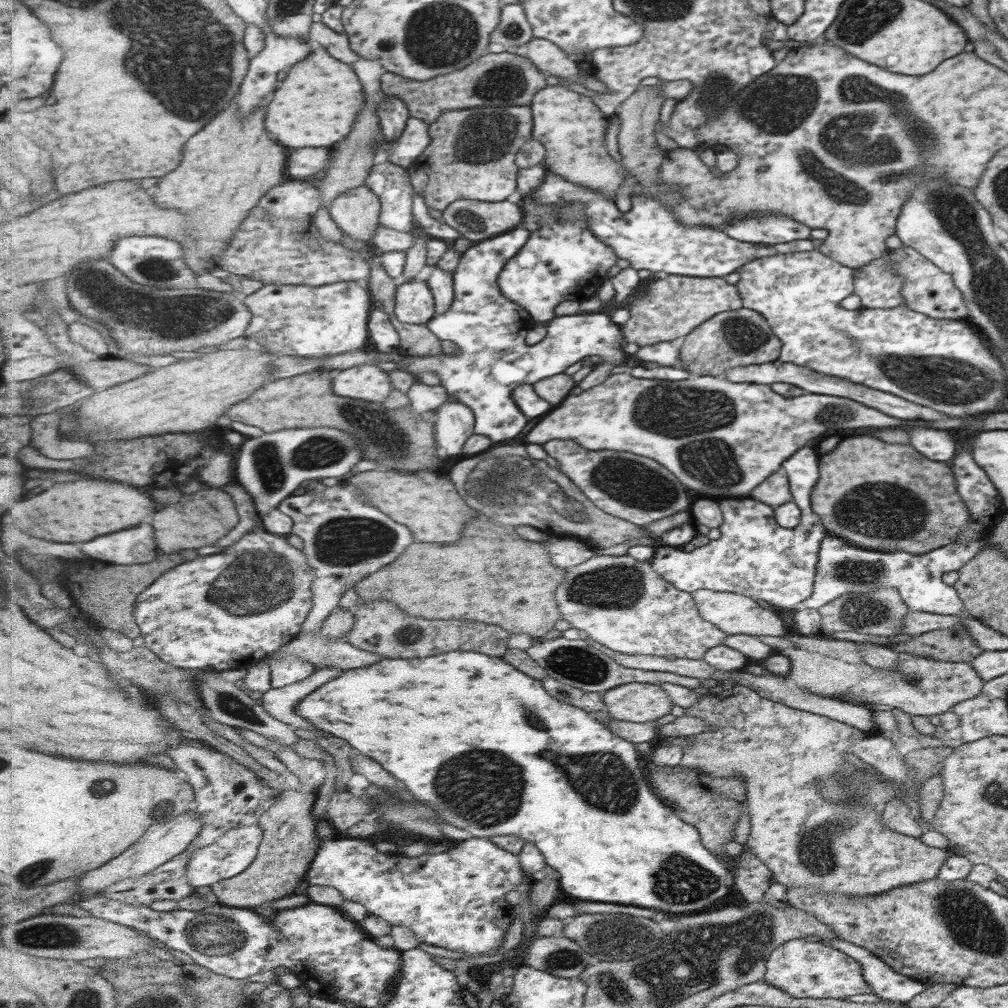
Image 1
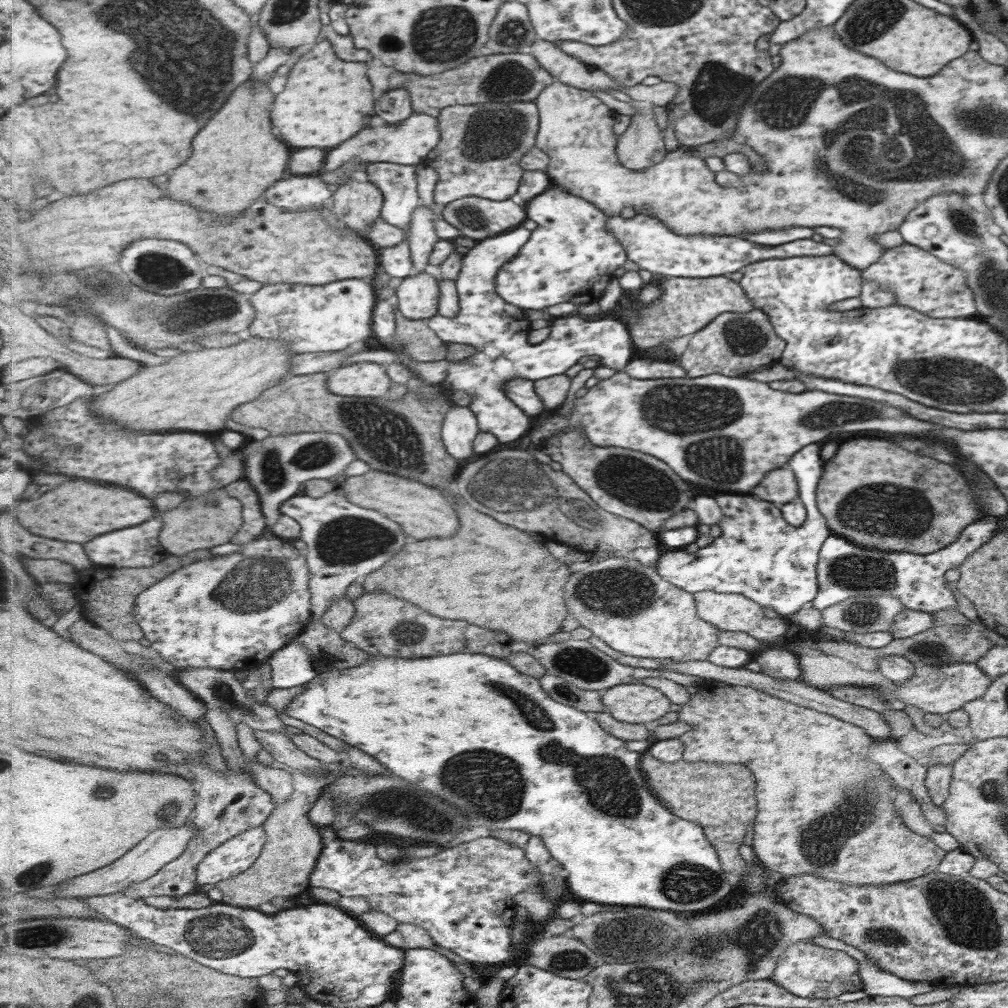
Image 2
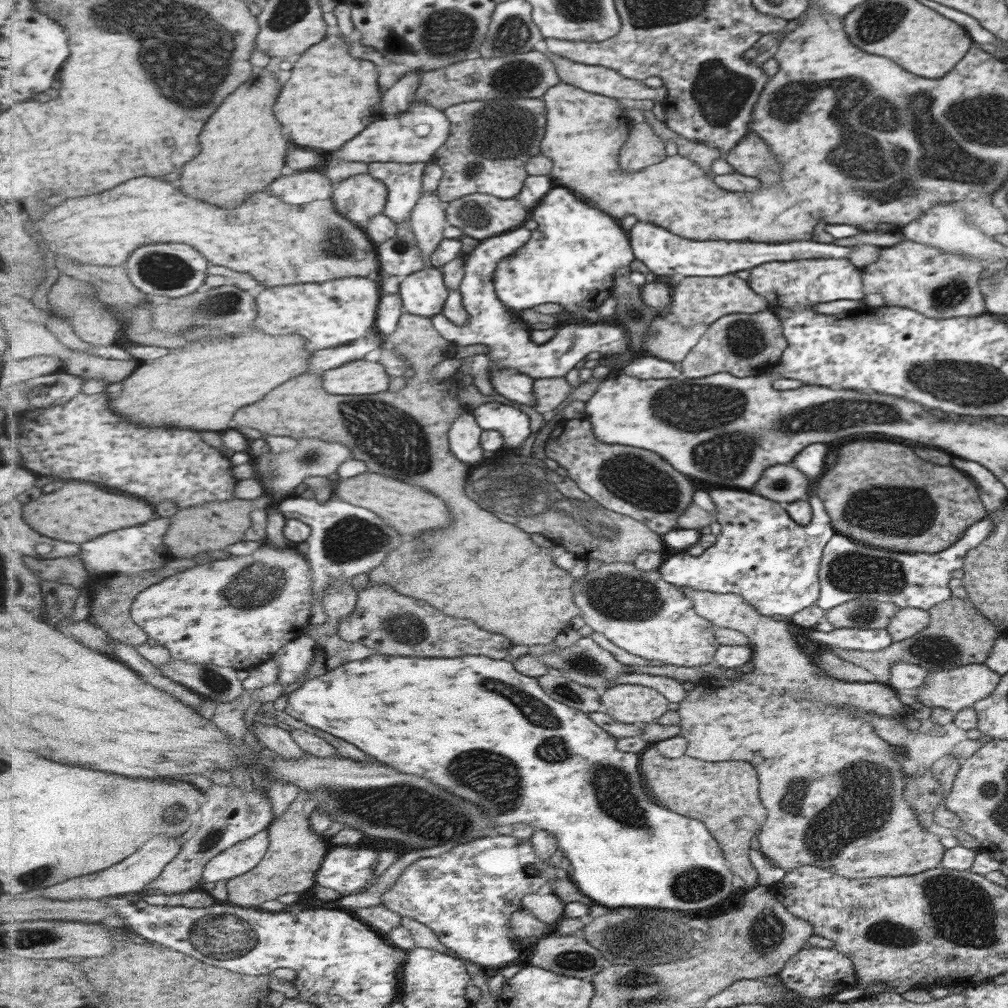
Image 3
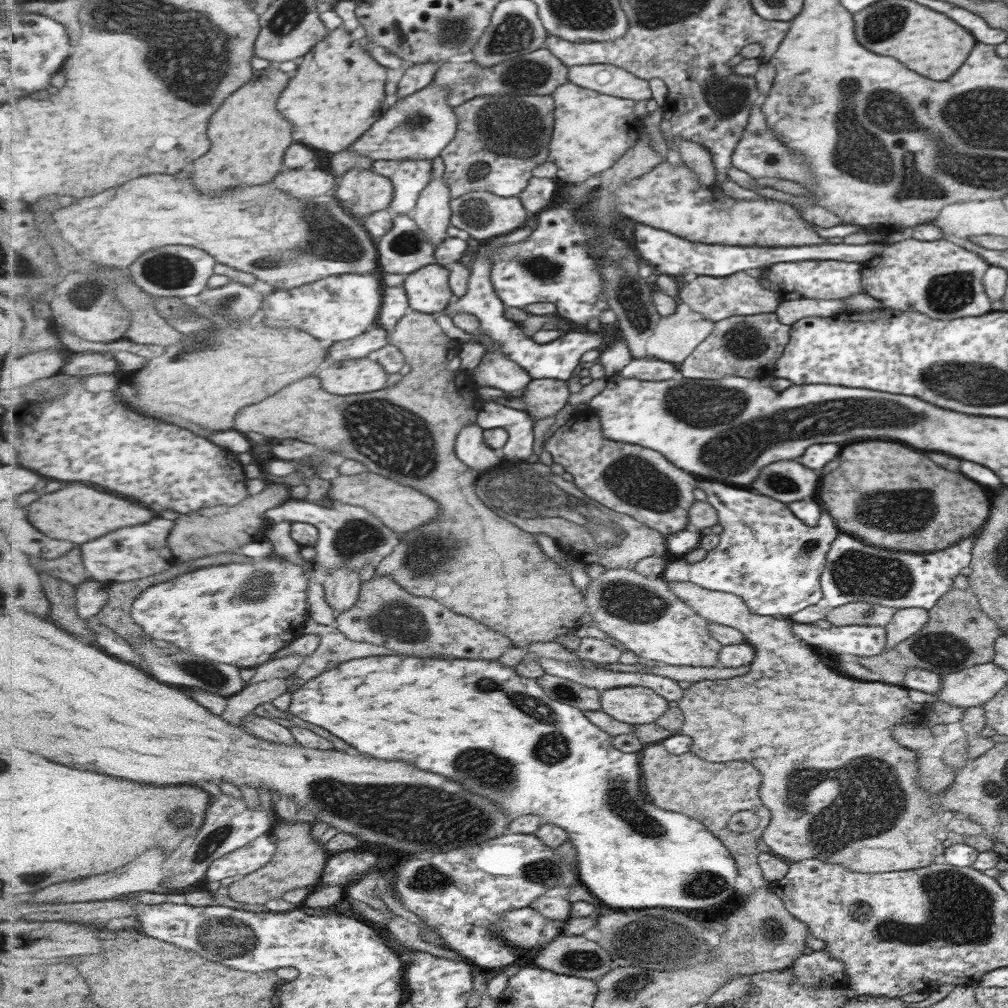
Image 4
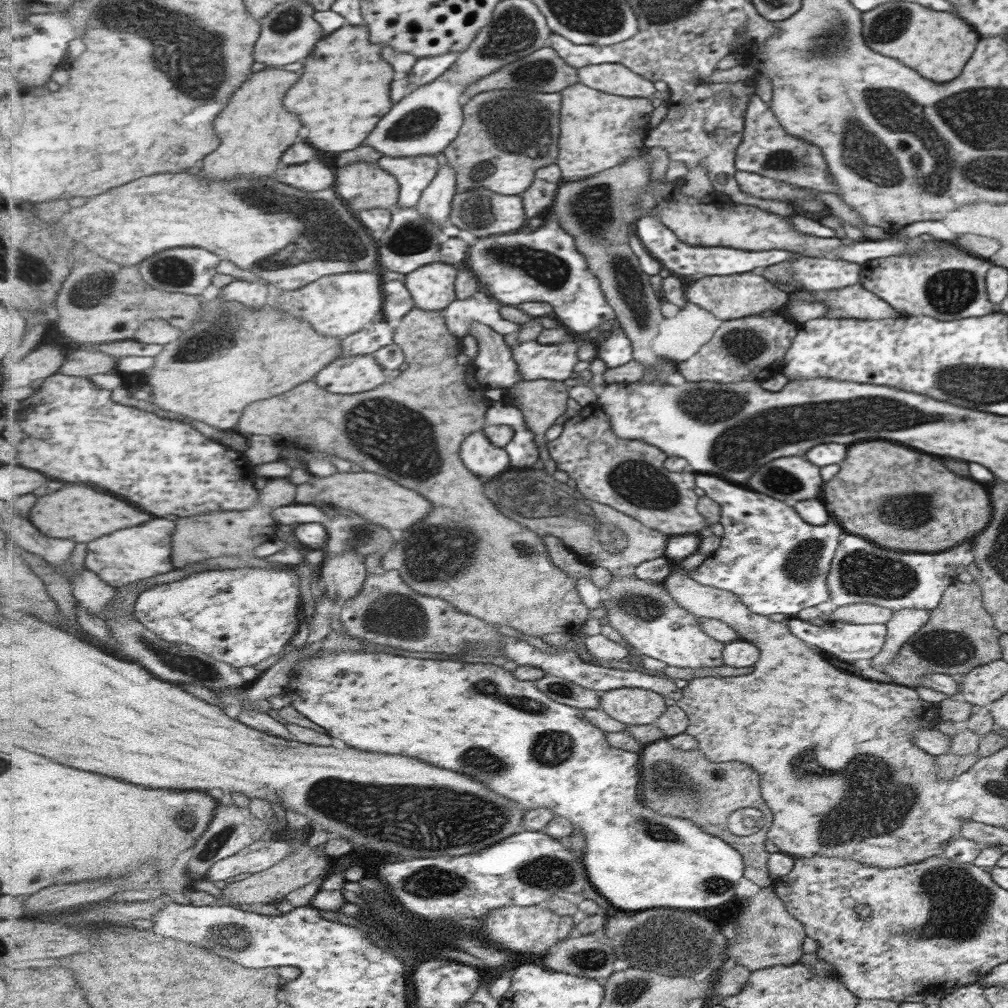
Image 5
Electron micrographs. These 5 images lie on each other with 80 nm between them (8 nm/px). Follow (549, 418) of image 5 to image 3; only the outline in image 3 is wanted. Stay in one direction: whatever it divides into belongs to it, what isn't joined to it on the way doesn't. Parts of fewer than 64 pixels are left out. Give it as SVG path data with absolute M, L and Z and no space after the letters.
M565 376L559 378L536 379L534 382L534 393L536 396L535 410L545 414L551 410L557 410L573 392L573 387L567 384Z

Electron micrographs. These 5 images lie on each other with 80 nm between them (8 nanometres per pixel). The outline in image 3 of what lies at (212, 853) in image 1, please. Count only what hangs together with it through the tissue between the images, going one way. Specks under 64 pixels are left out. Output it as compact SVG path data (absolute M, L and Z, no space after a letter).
M265 829L213 857L203 873L203 882L219 882L247 874L259 866L270 850L270 832Z

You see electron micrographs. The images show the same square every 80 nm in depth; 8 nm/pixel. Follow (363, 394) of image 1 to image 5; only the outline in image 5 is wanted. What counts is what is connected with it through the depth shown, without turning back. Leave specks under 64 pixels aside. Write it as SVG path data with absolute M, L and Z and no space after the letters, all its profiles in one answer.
M349 355L337 360L339 362L331 362L317 378L317 382L323 388L331 388L331 392L367 392L387 382L383 366L371 355Z

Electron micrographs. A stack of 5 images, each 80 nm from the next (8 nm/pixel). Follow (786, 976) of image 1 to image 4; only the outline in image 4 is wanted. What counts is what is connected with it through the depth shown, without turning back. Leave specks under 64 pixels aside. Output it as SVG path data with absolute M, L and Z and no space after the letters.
M823 949L813 950L811 953L798 956L791 964L791 978L799 986L806 986L807 988L842 988L849 986L847 975L845 975L845 967L843 962L829 956Z

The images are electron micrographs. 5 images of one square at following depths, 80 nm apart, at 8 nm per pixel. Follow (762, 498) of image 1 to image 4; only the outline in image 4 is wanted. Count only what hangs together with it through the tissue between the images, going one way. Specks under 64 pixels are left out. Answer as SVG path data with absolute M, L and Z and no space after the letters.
M795 460L773 462L759 470L759 478L751 481L751 488L758 494L791 504L795 500L809 498L817 488L817 476L813 470L801 466Z

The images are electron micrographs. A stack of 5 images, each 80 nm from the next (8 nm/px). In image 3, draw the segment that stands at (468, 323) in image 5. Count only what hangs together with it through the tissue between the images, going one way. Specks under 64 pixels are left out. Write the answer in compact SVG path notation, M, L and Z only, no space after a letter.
M523 226L518 228L519 230L513 230L513 232L507 232L507 234L495 235L494 237L485 239L485 242L481 242L470 254L464 257L466 261L466 273L461 283L460 292L462 294L464 307L468 309L471 315L470 323L465 326L457 326L442 313L439 313L431 317L435 330L439 332L442 338L446 338L448 342L452 342L455 345L471 346L472 344L484 344L488 346L489 352L486 354L489 355L491 359L491 371L503 367L506 369L519 369L523 374L528 374L534 379L566 377L567 374L569 374L585 356L589 356L591 352L601 354L602 361L607 362L607 364L613 363L615 365L621 365L622 369L625 368L632 359L631 356L627 356L627 352L630 350L630 338L628 332L621 324L613 326L605 322L601 322L601 324L585 322L585 324L589 324L589 326L583 326L583 324L572 323L569 324L569 326L559 328L557 336L555 336L551 342L540 345L533 342L531 338L532 330L527 328L527 323L521 316L517 316L519 312L503 304L494 284L494 274L498 268L497 264L506 256L516 253L523 245L526 245L527 241L532 237L532 230L527 230L527 228L523 228Z

